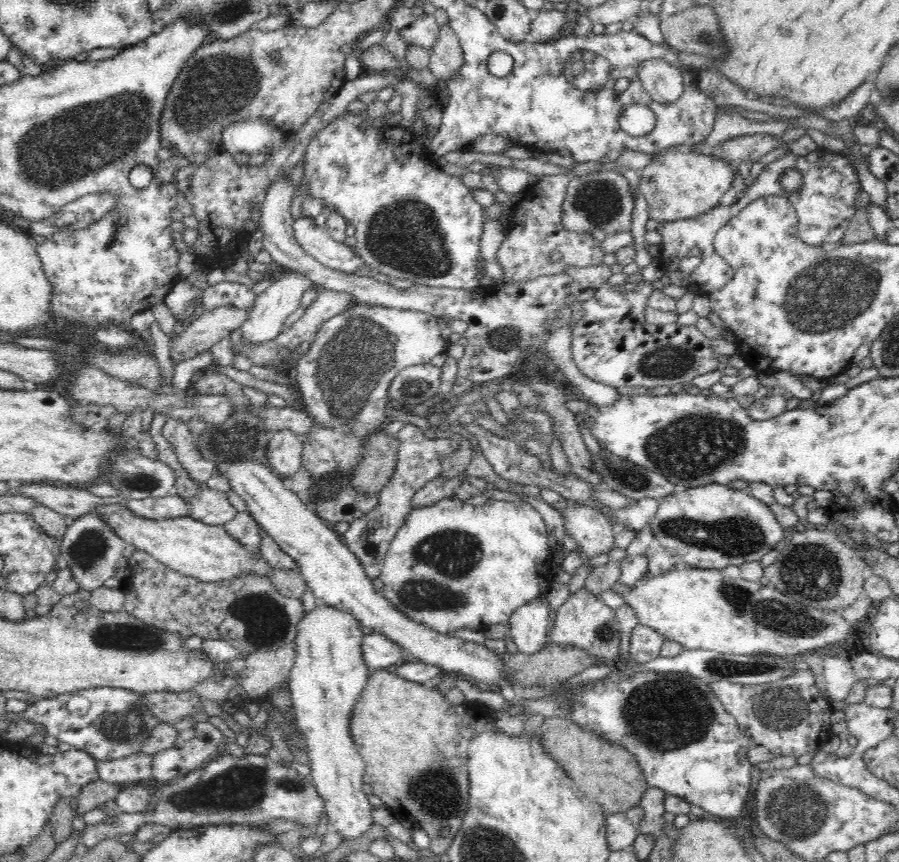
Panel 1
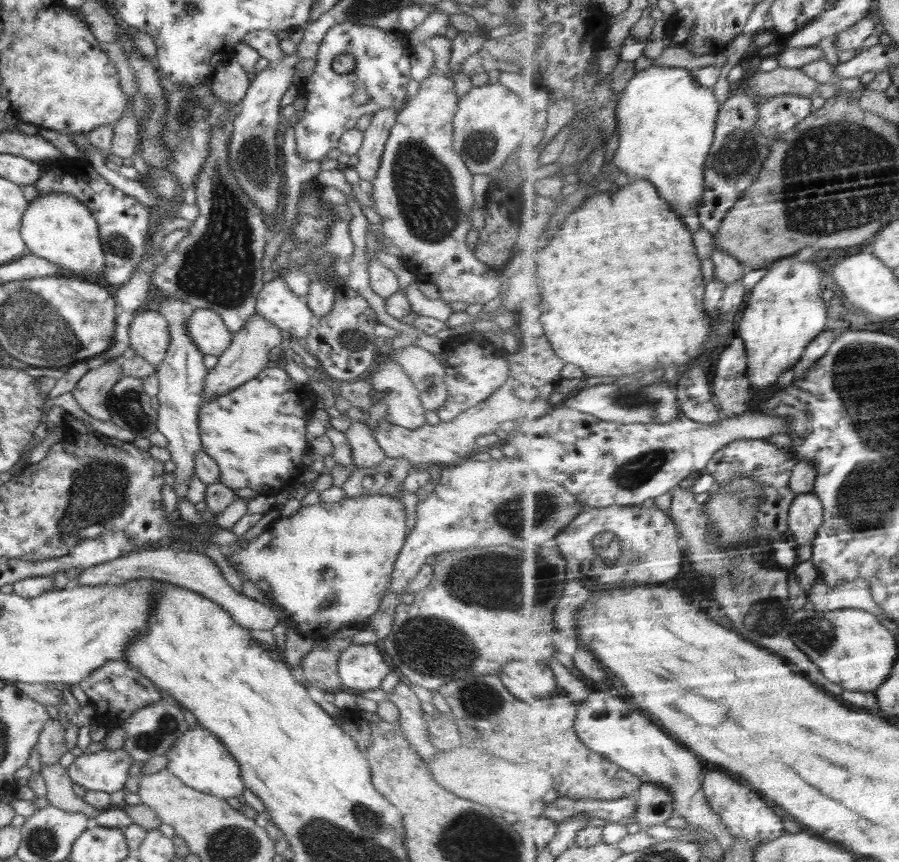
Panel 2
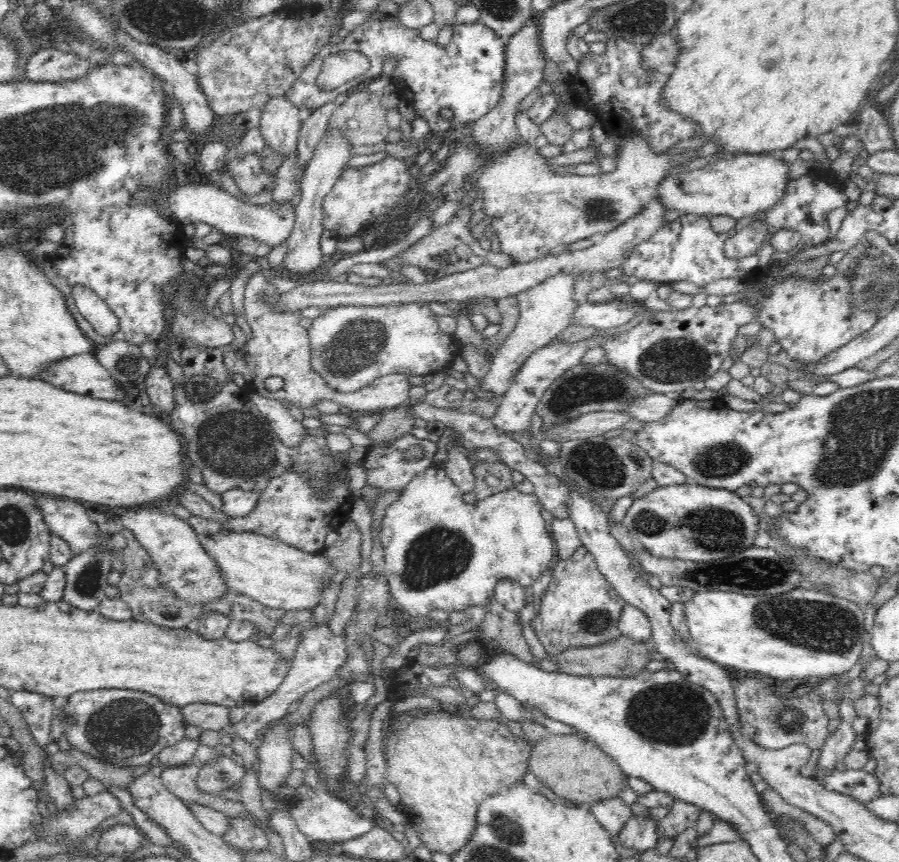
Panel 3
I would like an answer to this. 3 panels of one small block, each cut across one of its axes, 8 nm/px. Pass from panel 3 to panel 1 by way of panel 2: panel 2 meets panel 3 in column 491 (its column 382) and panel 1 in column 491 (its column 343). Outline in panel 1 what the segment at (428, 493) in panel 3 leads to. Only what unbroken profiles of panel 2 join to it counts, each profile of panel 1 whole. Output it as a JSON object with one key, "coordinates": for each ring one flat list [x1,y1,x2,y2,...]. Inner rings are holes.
{"coordinates":[[458,497,442,498,436,504,414,508,407,514,401,528,397,531,395,538,392,540,390,549,387,552,384,564,379,576,382,580,383,595,395,606,400,612,408,615,414,622,419,622,430,627,440,634,453,635,460,628,469,628,475,631,487,631,492,625,506,624,509,622,512,612,520,606,534,600,538,597,544,597,548,592,549,586,553,581,553,567,551,565,551,553,548,547,549,532,543,519,543,516,536,510,532,504,524,500,506,502,505,500,486,500,482,505,474,506,468,504]]}

